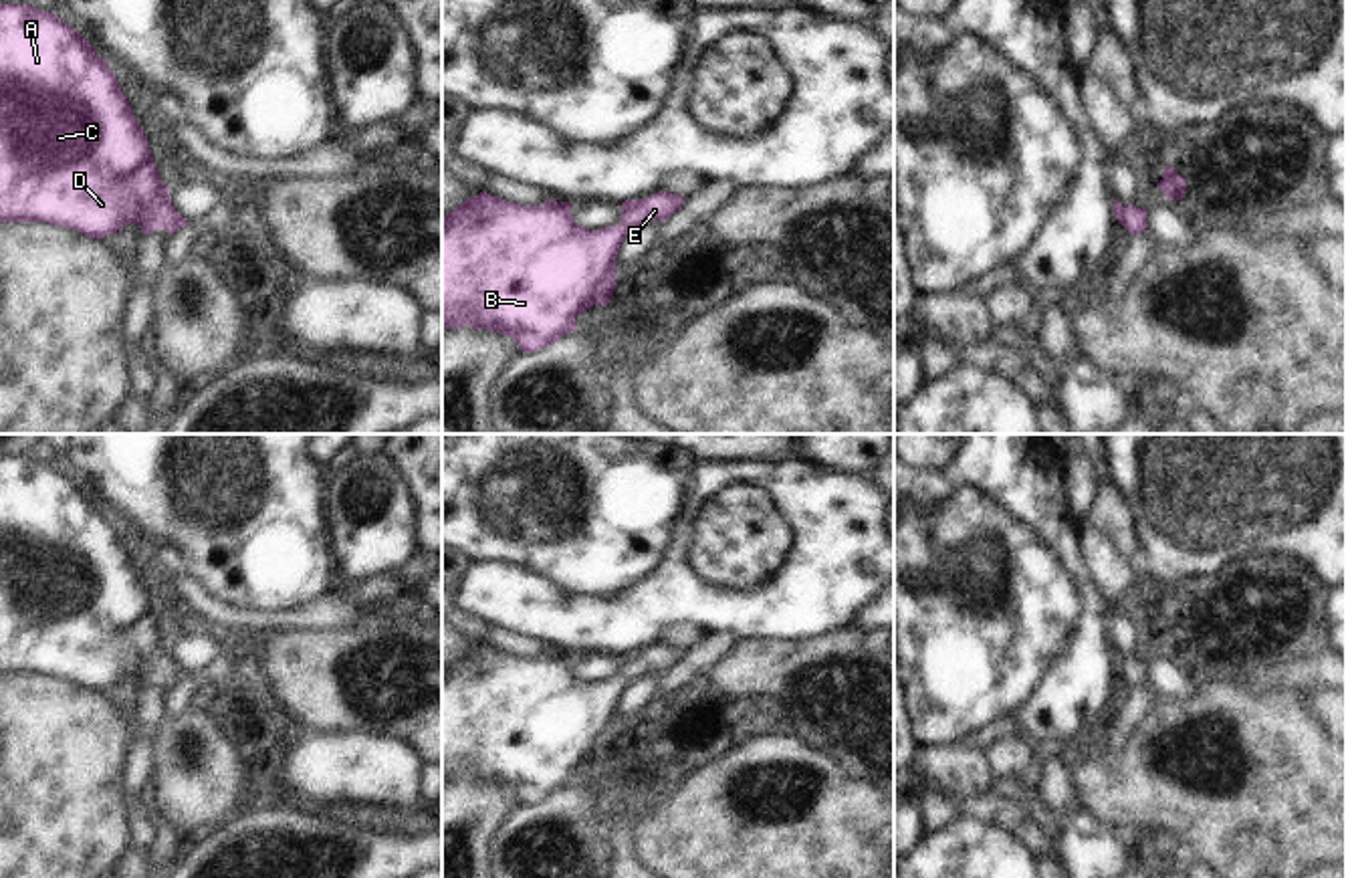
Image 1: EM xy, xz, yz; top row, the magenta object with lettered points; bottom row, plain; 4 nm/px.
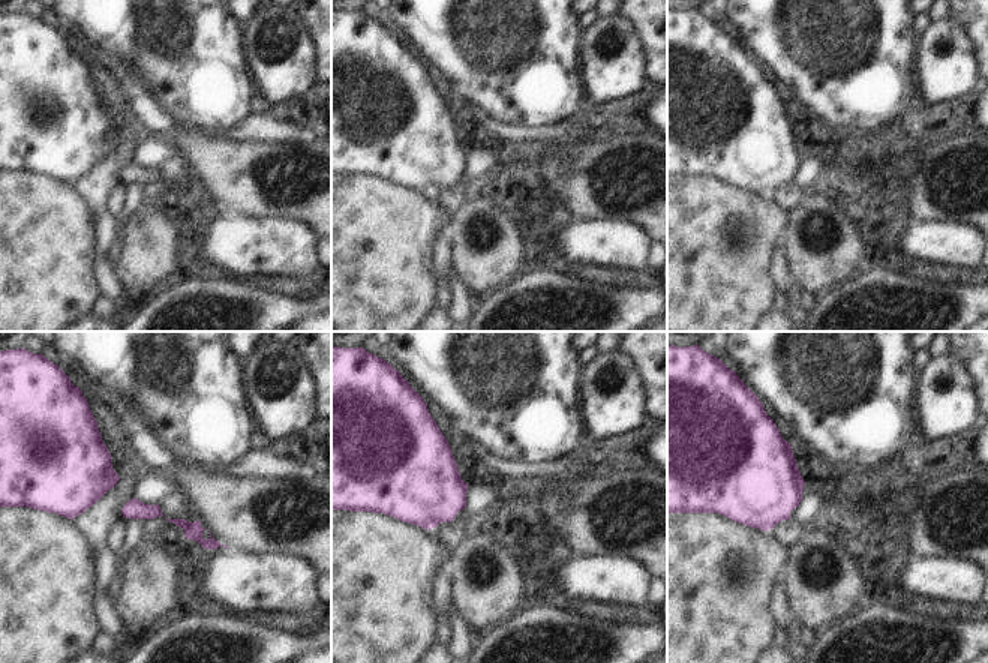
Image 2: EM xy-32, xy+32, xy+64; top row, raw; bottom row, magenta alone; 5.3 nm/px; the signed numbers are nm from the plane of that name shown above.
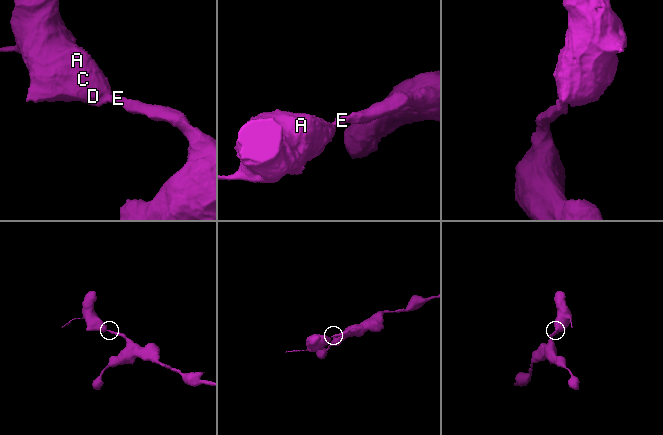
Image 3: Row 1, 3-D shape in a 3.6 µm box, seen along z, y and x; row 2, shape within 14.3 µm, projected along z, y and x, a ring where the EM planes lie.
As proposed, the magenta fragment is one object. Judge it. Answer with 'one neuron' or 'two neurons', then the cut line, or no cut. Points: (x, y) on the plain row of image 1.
one neuron; no cut

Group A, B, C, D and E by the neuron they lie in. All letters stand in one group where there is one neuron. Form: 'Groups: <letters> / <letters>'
Groups: A B C D E.

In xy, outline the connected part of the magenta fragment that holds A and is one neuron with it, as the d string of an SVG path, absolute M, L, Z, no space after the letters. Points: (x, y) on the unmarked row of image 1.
M0 456L0 674L48 674L79 682L91 690L115 686L125 676L137 676L143 686L151 686L157 680L170 686L190 676L172 658L170 640L159 632L147 589L115 527L107 519L107 511L97 509L93 499L59 468L32 460L30 456Z

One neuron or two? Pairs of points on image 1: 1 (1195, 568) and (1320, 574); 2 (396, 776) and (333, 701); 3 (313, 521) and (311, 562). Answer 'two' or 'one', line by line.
1: one
2: two
3: one

